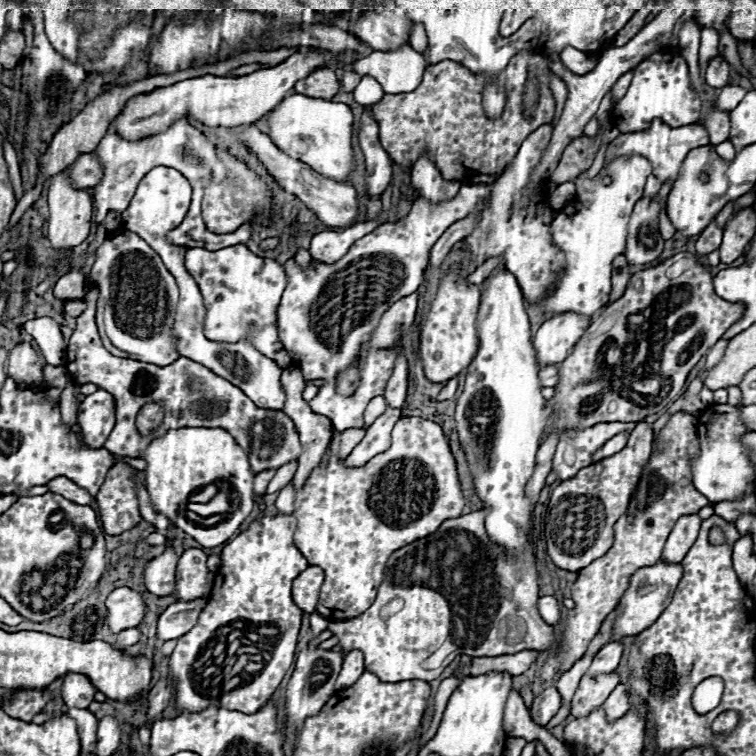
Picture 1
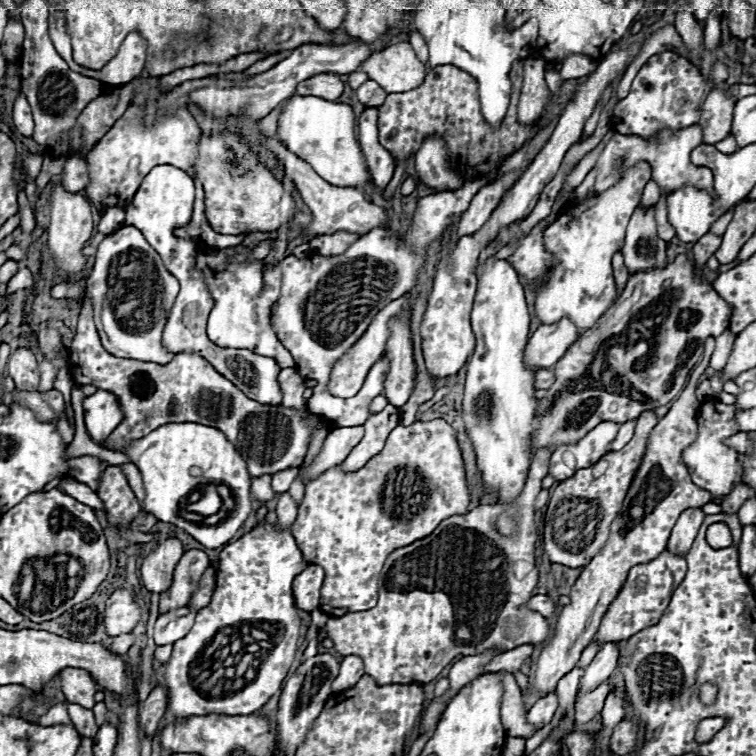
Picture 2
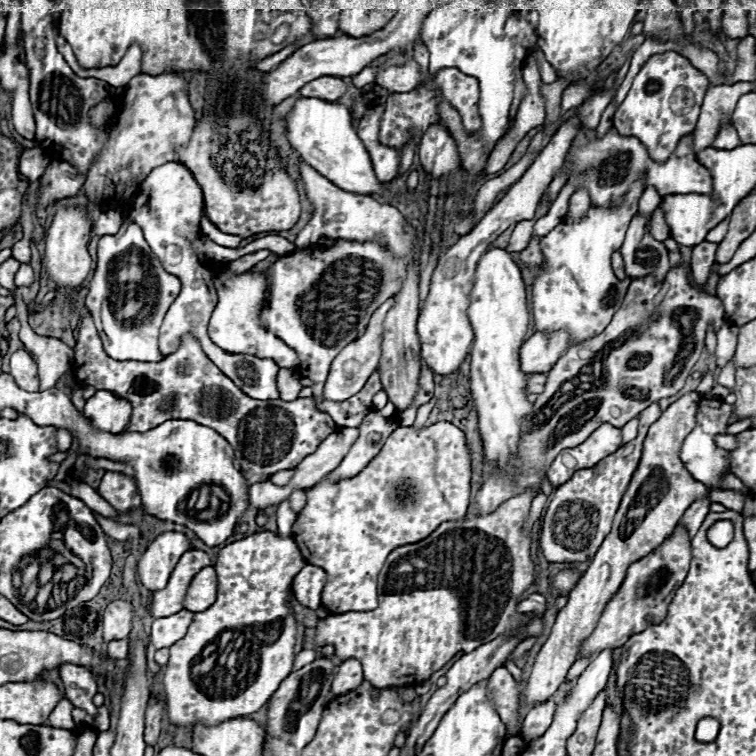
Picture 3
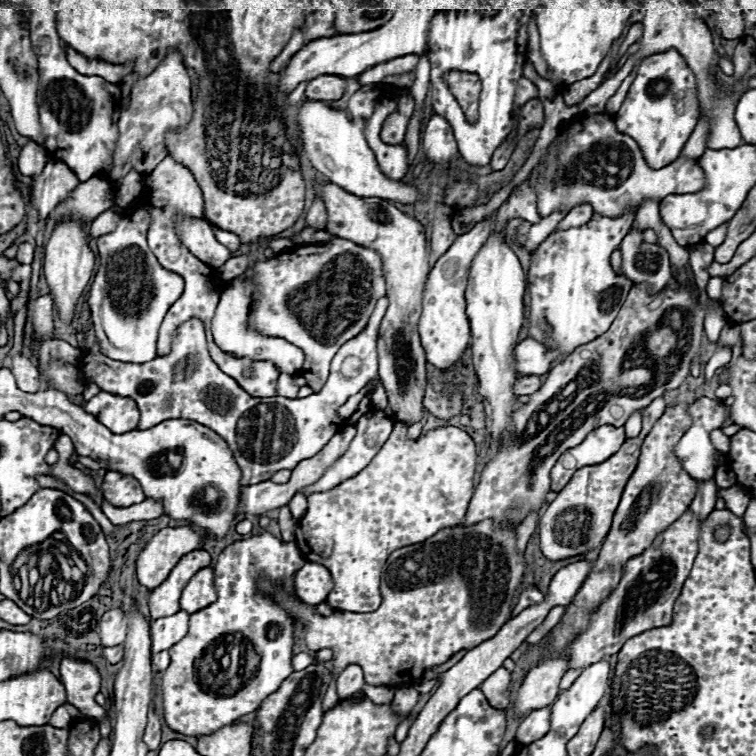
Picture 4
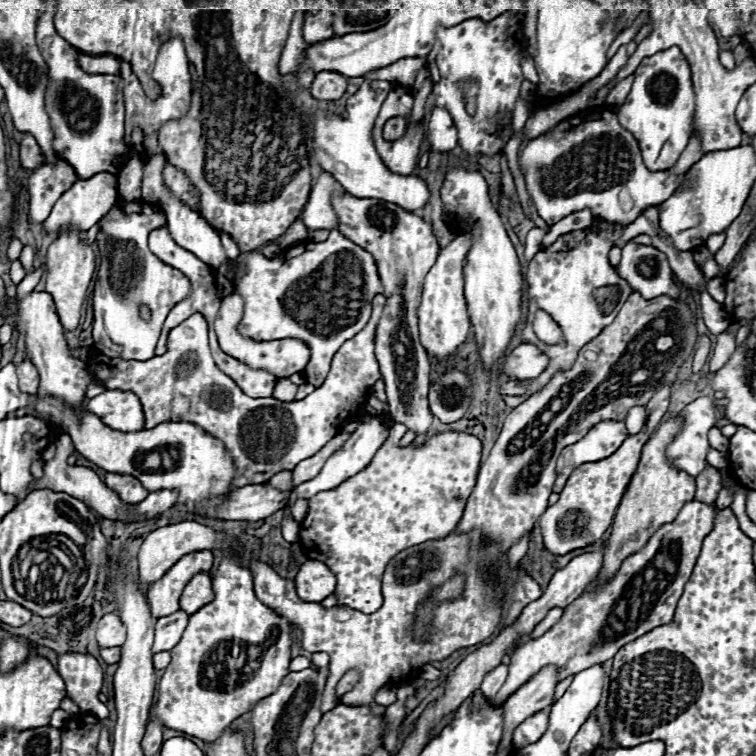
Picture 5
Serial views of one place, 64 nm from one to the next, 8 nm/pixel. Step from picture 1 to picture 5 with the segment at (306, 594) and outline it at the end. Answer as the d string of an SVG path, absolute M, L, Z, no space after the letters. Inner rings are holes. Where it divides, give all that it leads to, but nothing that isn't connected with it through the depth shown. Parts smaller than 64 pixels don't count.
M306 560L296 574L296 590L298 596L306 602L322 602L336 588L336 578L326 568L326 564L318 560Z

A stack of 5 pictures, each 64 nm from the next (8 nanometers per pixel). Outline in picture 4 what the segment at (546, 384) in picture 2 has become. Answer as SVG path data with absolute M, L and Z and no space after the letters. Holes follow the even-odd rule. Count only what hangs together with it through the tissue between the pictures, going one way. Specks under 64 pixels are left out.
M524 376L524 378L520 378L518 384L516 384L516 392L518 392L520 396L526 396L526 394L538 392L540 386L542 386L542 378L540 378L540 376Z

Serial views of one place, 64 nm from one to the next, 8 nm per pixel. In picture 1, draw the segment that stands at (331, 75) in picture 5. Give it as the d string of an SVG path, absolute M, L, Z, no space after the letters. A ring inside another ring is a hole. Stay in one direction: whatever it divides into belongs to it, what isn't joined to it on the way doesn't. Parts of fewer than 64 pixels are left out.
M320 68L308 74L306 78L298 80L294 84L294 92L310 96L310 98L322 98L322 100L332 100L332 96L340 90L340 84L336 80L334 70L330 68Z

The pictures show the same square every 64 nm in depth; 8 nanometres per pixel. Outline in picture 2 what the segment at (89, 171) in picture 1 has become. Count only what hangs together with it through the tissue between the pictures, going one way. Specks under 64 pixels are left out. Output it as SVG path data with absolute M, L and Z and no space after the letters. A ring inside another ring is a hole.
M72 156L72 158L64 164L64 170L62 170L58 182L60 182L68 192L80 192L80 190L84 190L86 184L90 182L86 158Z

